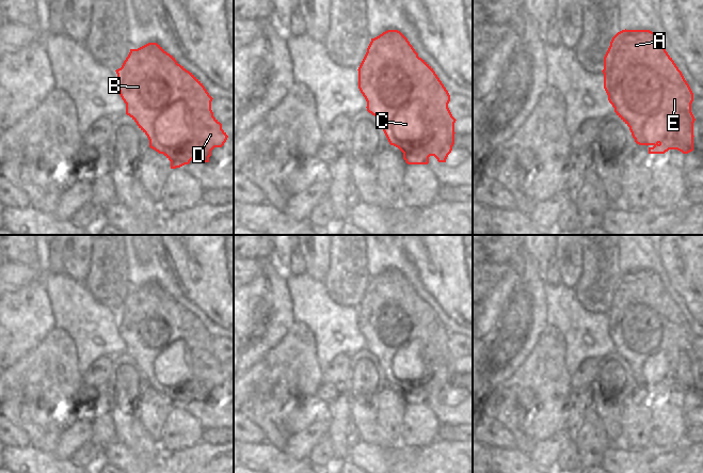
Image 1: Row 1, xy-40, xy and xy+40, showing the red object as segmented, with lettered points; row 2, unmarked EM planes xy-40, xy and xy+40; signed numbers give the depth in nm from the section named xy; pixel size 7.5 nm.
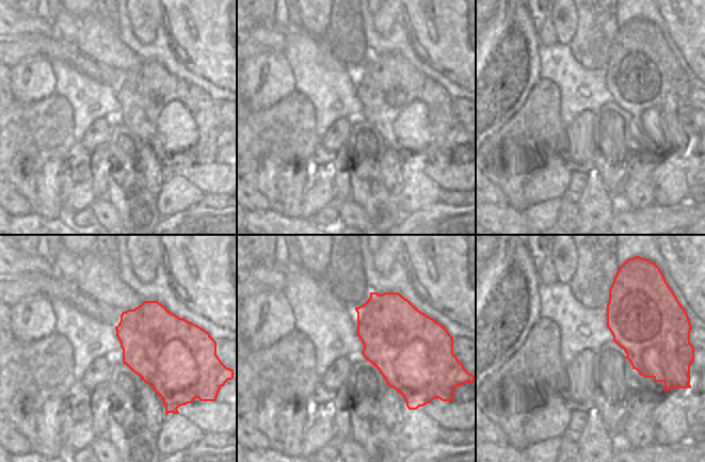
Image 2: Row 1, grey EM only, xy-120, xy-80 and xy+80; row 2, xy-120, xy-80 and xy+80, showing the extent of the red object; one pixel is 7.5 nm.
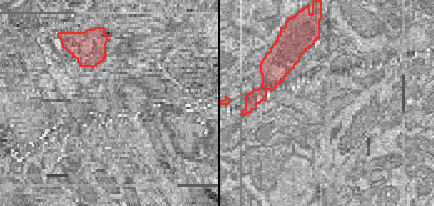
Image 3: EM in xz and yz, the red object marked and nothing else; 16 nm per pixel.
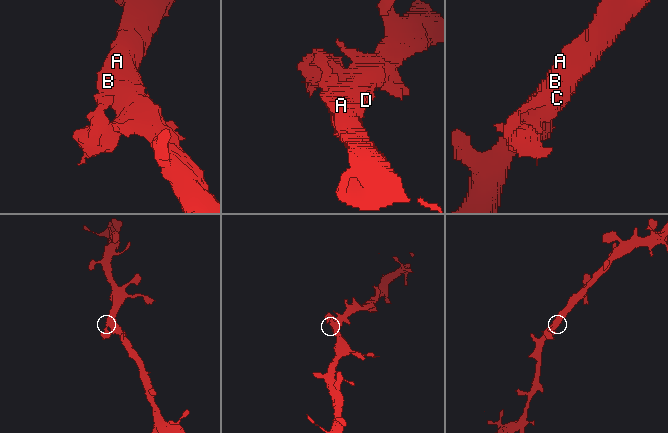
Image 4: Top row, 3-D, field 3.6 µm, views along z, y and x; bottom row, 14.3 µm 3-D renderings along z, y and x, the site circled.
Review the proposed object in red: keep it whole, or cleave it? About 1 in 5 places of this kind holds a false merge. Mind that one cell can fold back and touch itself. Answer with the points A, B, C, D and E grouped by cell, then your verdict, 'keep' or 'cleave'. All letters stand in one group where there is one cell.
A B C D E; keep

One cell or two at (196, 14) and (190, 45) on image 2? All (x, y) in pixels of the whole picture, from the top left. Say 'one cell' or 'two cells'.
one cell

